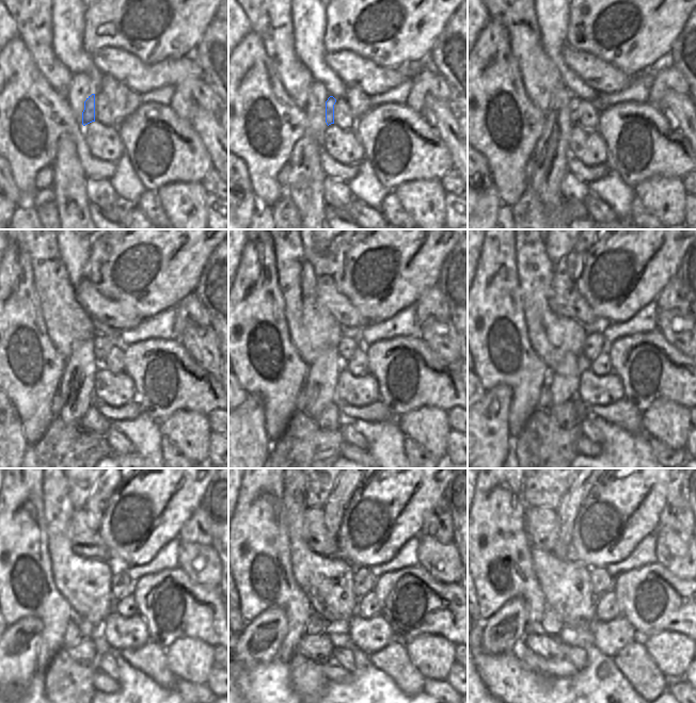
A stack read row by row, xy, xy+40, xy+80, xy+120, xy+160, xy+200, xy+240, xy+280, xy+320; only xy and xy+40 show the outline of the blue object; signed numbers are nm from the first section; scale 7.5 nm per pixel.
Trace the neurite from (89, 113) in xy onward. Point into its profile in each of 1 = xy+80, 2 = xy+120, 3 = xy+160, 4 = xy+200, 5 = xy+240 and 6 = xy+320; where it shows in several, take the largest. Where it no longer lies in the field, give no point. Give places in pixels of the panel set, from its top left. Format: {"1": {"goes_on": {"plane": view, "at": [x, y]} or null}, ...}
{"1": {"goes_on": {"plane": "xy+80", "at": [573, 104]}}, "2": {"goes_on": {"plane": "xy+120", "at": [101, 345]}}, "3": {"goes_on": {"plane": "xy+160", "at": [349, 342]}}, "4": {"goes_on": {"plane": "xy+200", "at": [595, 344]}}, "5": {"goes_on": {"plane": "xy+240", "at": [121, 584]}}, "6": {"goes_on": {"plane": "xy+320", "at": [601, 581]}}}

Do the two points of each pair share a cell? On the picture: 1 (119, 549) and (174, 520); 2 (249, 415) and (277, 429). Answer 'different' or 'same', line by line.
1: same
2: different

